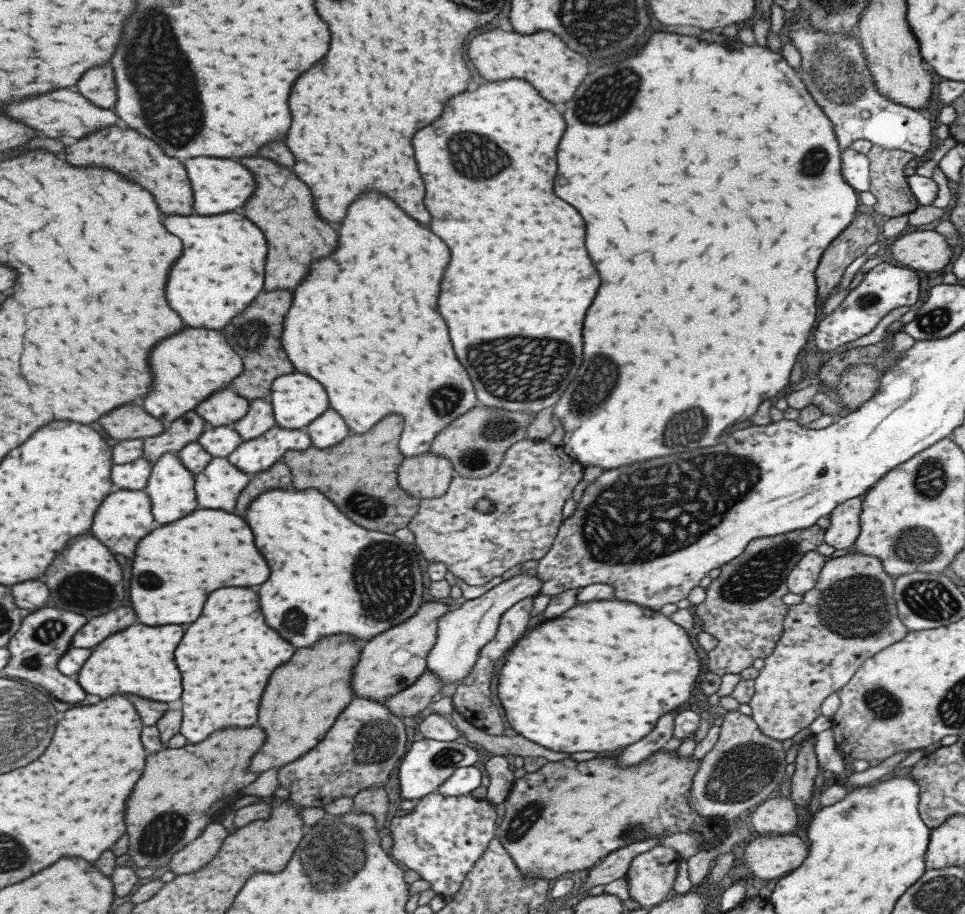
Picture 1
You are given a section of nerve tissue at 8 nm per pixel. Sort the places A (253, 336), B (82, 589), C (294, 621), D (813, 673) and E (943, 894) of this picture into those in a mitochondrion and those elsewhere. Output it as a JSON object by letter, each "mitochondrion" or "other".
{"A":"mitochondrion","B":"mitochondrion","C":"mitochondrion","D":"other","E":"mitochondrion"}

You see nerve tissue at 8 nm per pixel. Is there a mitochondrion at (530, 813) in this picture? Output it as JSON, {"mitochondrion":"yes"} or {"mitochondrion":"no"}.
{"mitochondrion":"yes"}

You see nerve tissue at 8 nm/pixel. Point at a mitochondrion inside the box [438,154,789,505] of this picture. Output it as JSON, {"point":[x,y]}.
{"point":[542,377]}

